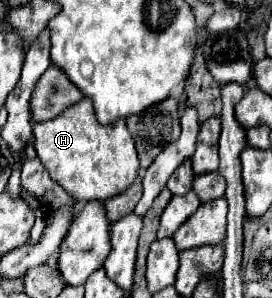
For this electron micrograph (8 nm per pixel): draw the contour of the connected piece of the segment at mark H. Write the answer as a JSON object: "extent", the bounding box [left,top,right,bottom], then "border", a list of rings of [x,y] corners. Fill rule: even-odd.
{"extent":[33,98,141,202],"border":[[[85,98],[73,104],[65,116],[35,124],[33,136],[37,156],[49,176],[53,176],[53,180],[59,182],[77,202],[105,202],[117,194],[123,194],[141,170],[133,136],[129,136],[125,120],[115,120],[109,126],[101,126],[93,116],[93,106]]]}

